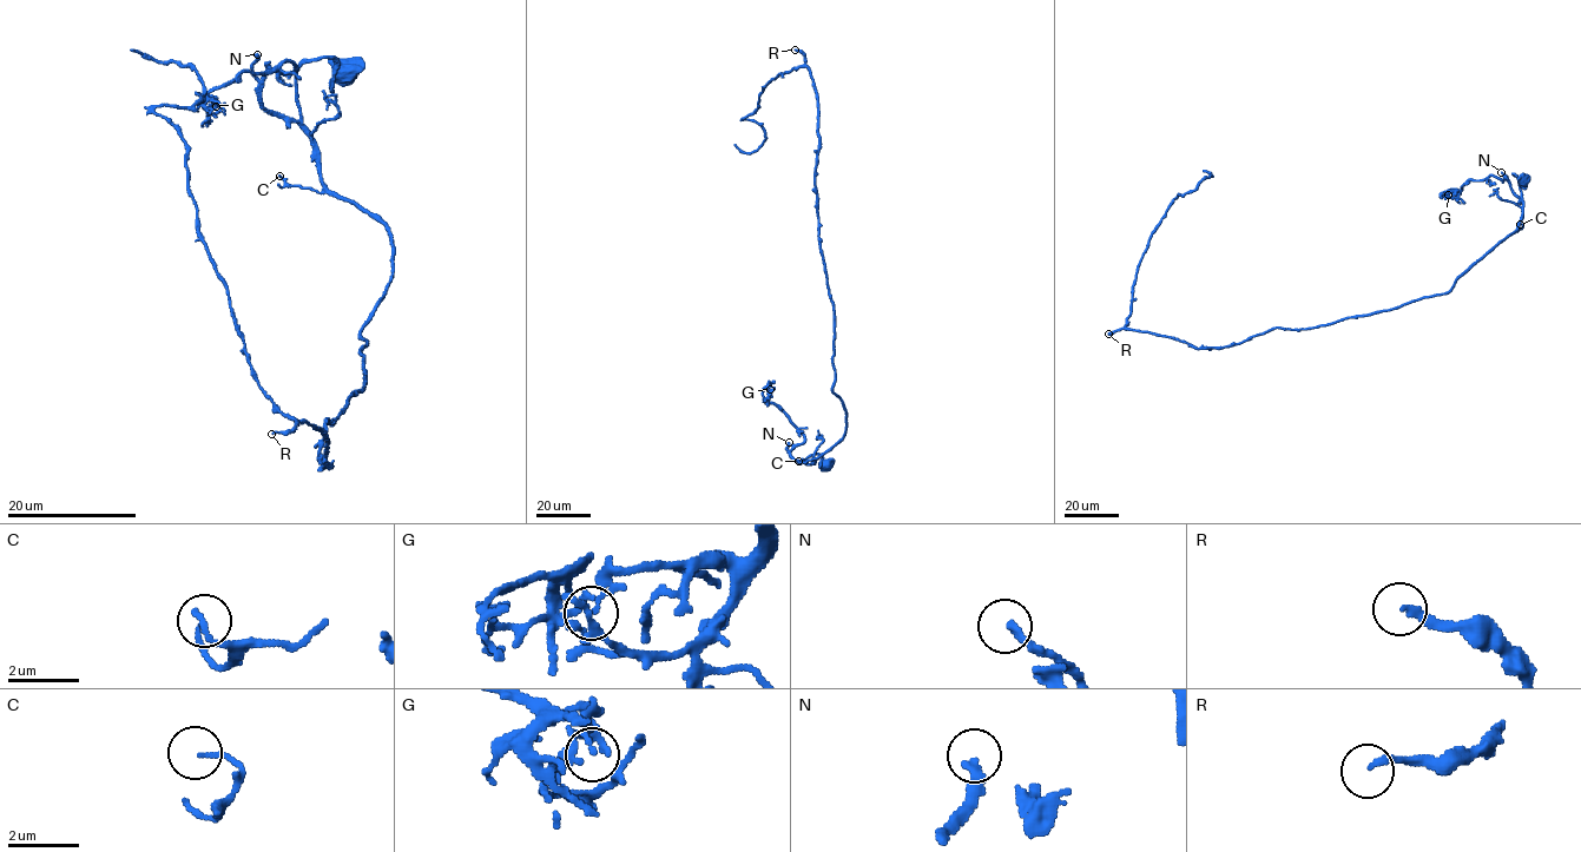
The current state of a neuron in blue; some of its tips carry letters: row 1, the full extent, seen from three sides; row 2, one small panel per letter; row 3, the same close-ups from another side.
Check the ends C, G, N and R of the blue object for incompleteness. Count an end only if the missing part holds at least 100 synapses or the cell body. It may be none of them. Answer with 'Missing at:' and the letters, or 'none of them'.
Missing at: R

